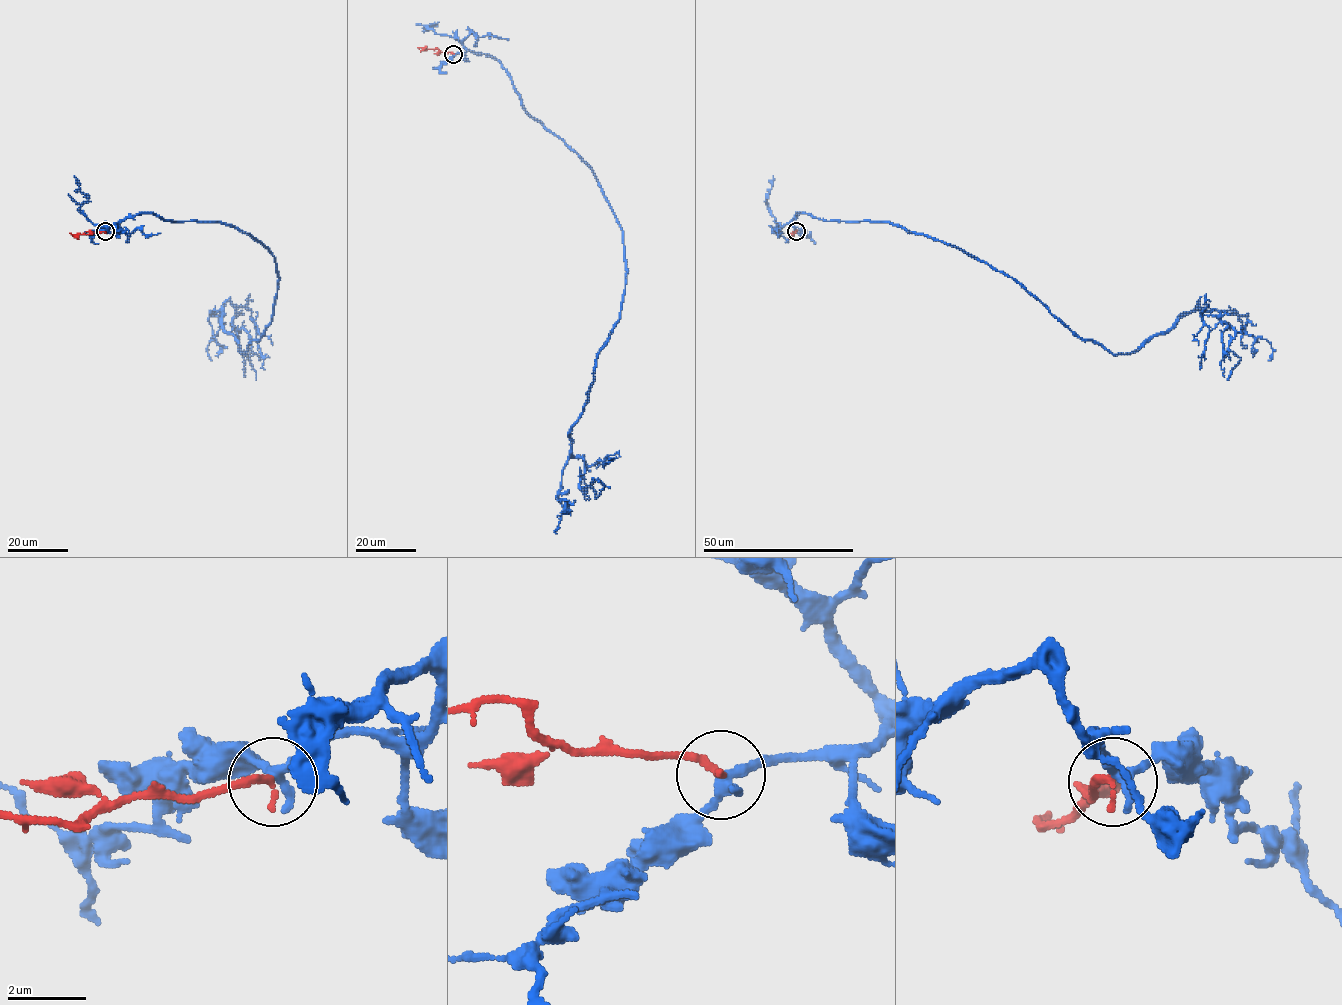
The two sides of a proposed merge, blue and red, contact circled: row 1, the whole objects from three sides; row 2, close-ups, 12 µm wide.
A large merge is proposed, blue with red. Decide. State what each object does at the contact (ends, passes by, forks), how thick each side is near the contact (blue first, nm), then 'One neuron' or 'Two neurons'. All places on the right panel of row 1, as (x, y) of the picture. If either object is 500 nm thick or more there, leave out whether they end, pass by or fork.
At the ring blue passes by. At the ring red ends. Thickness 260 nm (blue) against 220 nm. One neuron

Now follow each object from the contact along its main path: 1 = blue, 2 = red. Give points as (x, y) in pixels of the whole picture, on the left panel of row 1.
1: (105, 231), (152, 213), (231, 224), (268, 250), (273, 318), (245, 354), (222, 308), (236, 314), (256, 379)
2: (105, 231), (70, 232)

